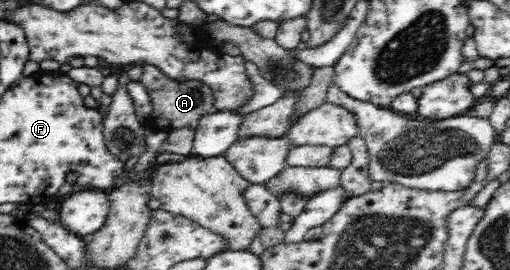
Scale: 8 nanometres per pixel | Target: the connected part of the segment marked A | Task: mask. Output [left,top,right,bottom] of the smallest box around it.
[139,64,218,129]

